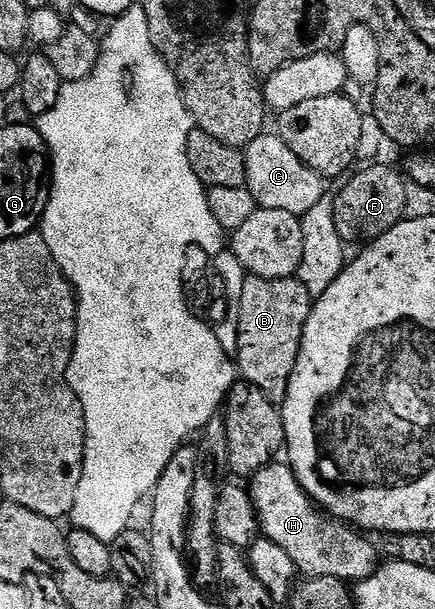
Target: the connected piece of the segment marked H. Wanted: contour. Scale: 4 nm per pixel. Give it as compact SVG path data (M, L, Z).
M275 462L260 470L249 481L248 491L258 515L261 535L283 548L303 577L327 576L357 582L368 578L380 567L378 551L370 539L346 521L323 514L302 489L289 463Z

